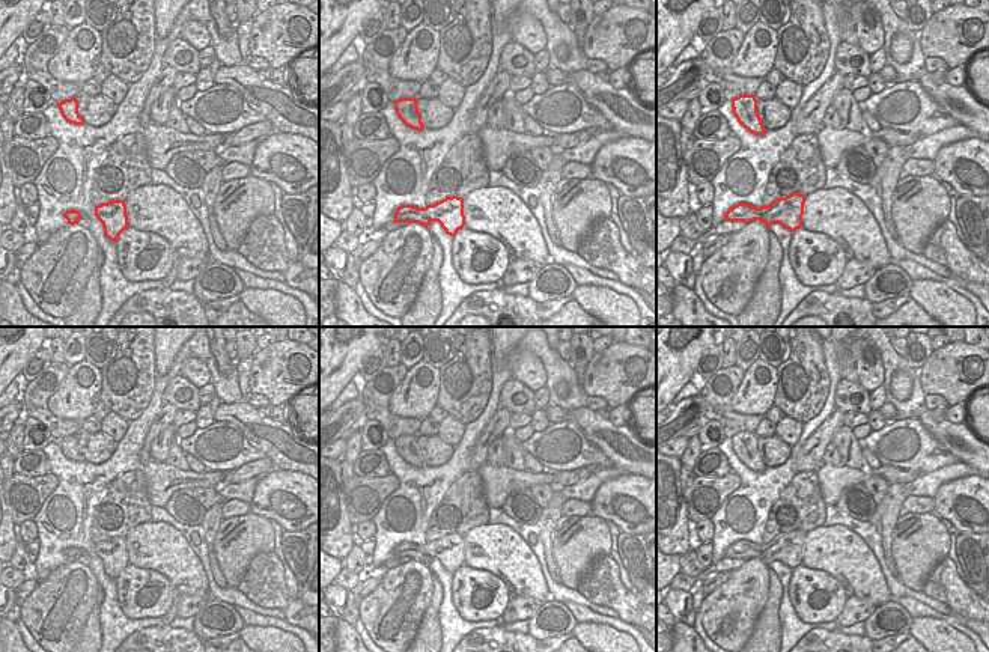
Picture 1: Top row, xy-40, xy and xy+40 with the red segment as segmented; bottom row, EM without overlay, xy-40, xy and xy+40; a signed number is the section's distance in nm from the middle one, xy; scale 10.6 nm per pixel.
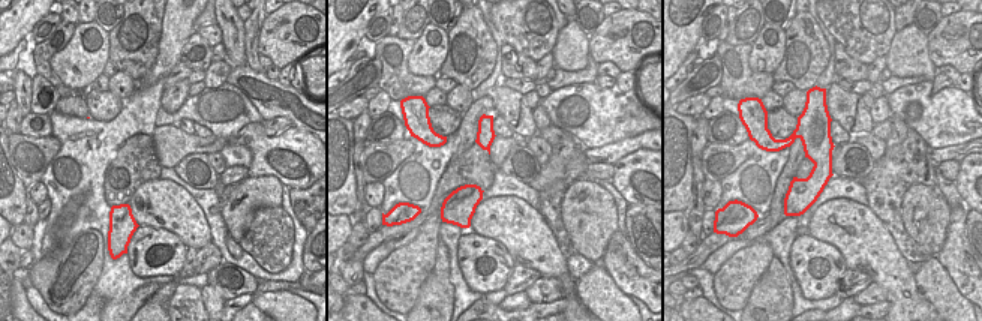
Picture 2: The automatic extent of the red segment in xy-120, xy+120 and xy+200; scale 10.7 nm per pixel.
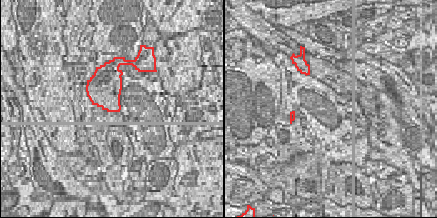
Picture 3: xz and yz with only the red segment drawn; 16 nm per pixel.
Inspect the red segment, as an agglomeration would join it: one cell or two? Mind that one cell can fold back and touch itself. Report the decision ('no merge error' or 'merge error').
no merge error

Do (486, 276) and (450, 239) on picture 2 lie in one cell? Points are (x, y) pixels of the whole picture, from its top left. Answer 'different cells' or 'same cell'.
different cells

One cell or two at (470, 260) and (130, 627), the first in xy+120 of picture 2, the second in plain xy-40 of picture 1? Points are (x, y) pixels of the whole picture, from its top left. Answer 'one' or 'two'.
two

